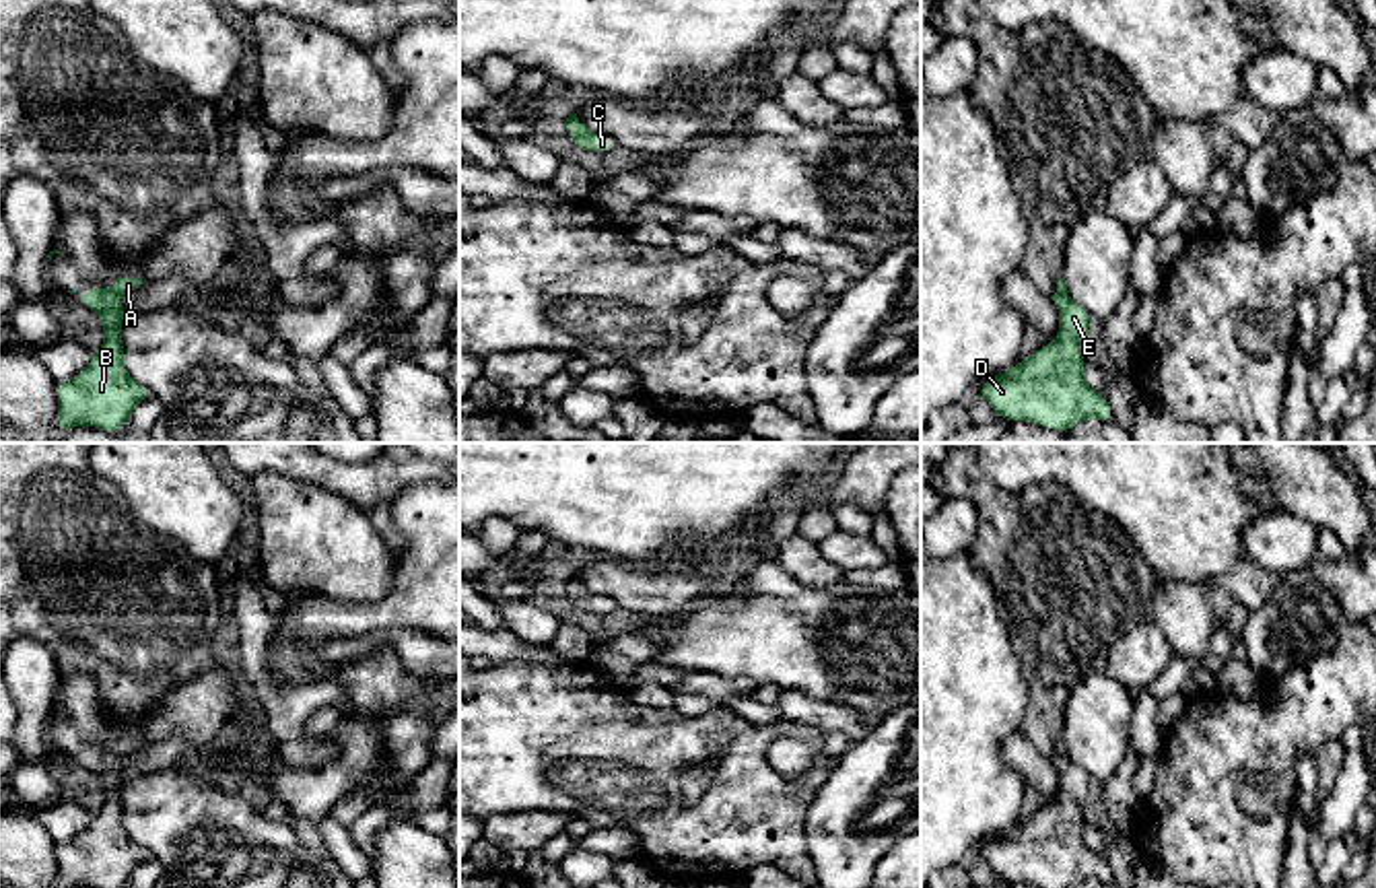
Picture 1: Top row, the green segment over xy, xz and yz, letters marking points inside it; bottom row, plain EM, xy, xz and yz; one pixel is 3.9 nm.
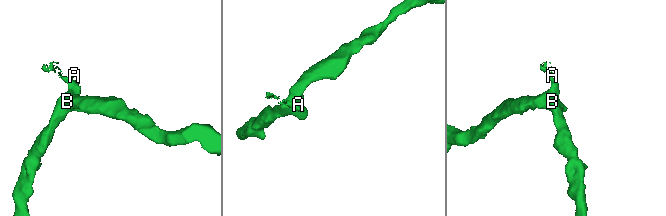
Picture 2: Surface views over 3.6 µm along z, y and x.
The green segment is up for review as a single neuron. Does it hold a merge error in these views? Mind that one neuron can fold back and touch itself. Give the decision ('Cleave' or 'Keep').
Keep

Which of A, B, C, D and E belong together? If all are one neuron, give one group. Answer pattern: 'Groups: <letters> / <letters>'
Groups: A B C D E

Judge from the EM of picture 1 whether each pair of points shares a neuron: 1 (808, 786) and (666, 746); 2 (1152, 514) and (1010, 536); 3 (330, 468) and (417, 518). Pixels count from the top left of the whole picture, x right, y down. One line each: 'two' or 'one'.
1: one
2: two
3: two

